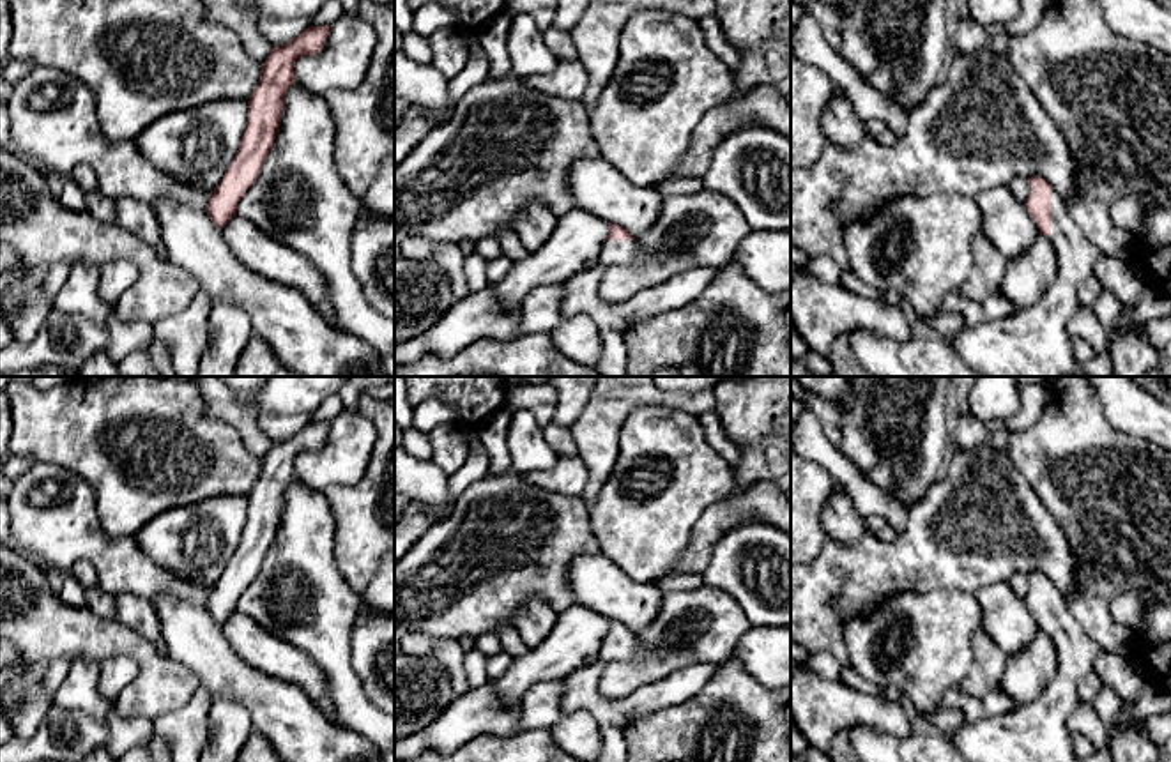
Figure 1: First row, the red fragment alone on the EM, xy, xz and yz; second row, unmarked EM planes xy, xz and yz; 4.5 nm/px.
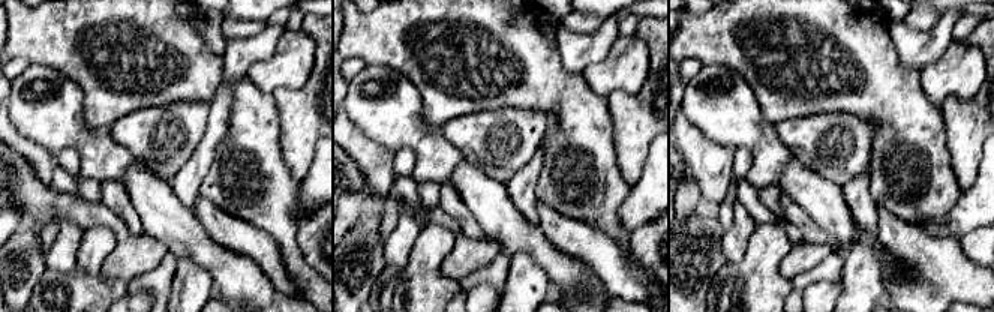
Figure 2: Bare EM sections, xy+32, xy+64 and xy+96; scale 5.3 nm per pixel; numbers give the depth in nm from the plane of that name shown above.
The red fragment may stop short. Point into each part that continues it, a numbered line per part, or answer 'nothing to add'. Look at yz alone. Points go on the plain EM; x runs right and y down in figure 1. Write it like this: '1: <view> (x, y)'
1: yz (1030, 732)

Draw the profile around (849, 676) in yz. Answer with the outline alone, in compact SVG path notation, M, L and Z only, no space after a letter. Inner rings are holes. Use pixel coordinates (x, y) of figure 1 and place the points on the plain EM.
M851 665L842 668L842 674L838 677L846 686L858 690L865 695L881 695L883 688L867 681L863 675L860 675Z

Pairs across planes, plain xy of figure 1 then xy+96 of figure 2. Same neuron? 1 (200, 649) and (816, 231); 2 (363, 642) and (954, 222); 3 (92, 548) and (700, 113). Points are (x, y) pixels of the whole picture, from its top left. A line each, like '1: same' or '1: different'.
1: different
2: different
3: same

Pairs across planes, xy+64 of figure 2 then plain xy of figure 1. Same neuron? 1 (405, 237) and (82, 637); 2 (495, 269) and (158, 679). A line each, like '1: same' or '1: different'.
1: different
2: different

